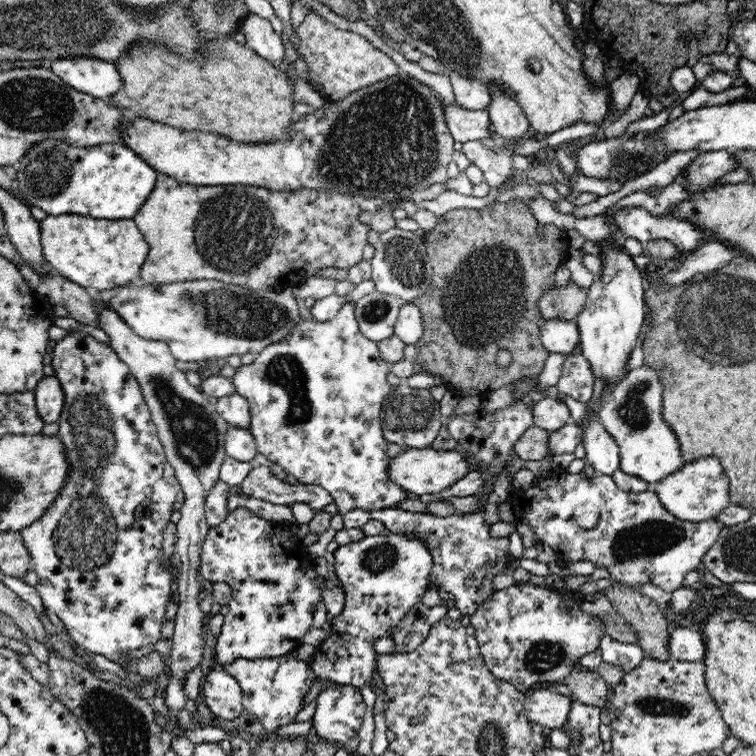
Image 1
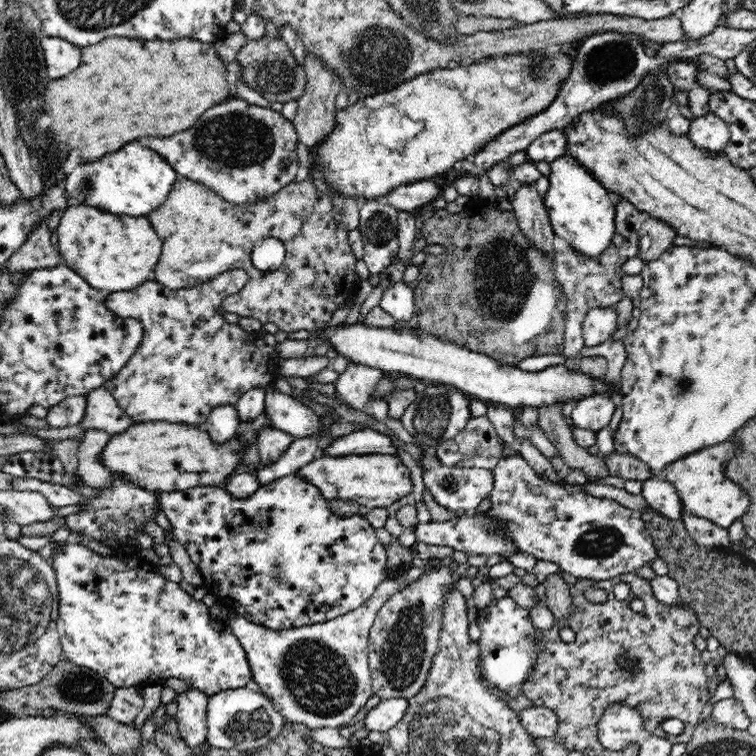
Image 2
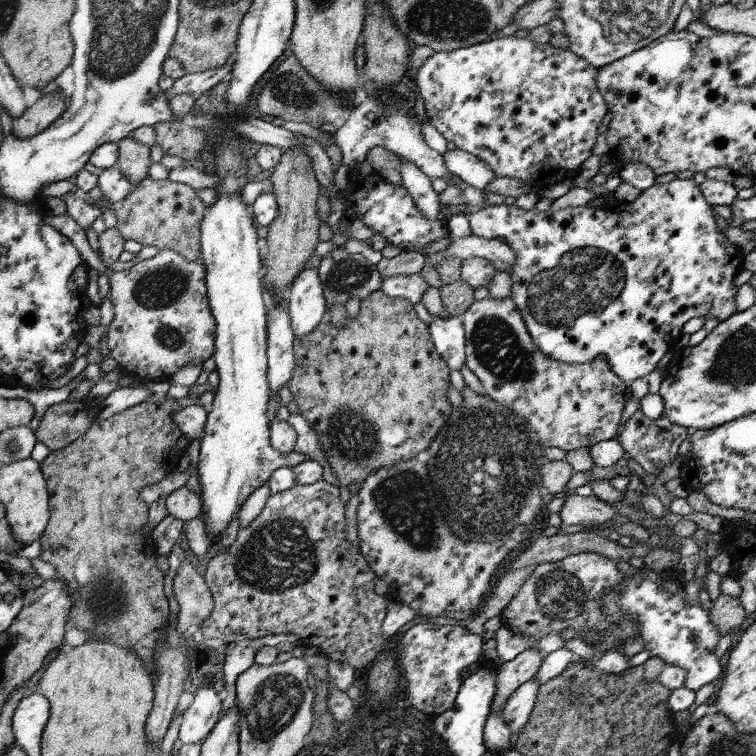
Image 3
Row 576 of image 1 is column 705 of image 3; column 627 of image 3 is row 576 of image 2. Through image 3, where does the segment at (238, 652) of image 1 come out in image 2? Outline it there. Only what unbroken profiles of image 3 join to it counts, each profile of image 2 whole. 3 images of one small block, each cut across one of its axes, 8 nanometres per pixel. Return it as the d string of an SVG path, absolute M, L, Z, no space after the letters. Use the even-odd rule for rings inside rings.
M297 472L282 476L266 486L261 486L252 496L238 499L232 496L224 486L203 486L185 489L180 492L158 491L158 505L164 511L168 521L172 525L172 532L180 544L186 547L190 559L196 564L203 578L203 586L206 591L215 596L218 603L222 604L231 613L243 616L246 620L276 630L298 628L309 624L320 624L327 620L335 619L337 616L356 610L362 606L378 588L378 585L386 580L385 570L387 568L386 547L380 543L376 536L375 529L368 523L368 520L360 516L351 515L348 517L335 516L328 507L327 499L313 484L306 482Z

